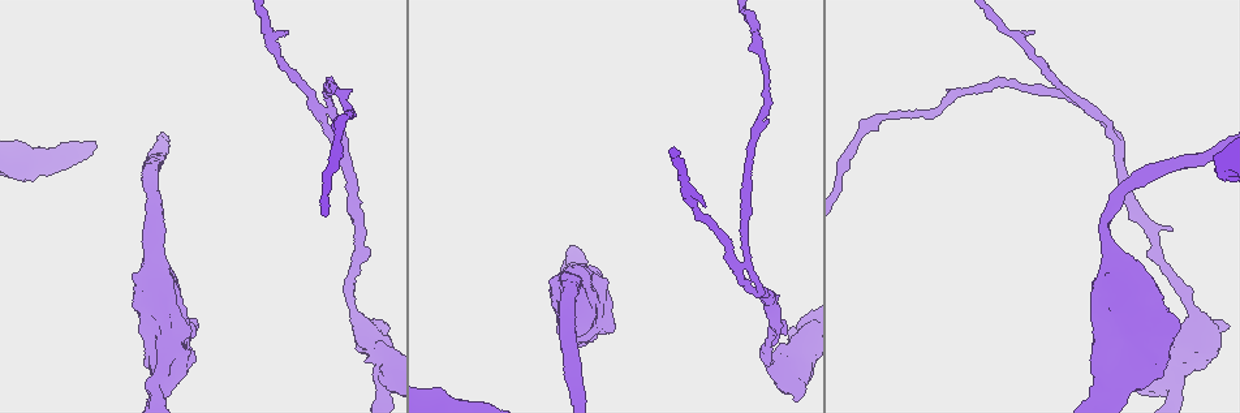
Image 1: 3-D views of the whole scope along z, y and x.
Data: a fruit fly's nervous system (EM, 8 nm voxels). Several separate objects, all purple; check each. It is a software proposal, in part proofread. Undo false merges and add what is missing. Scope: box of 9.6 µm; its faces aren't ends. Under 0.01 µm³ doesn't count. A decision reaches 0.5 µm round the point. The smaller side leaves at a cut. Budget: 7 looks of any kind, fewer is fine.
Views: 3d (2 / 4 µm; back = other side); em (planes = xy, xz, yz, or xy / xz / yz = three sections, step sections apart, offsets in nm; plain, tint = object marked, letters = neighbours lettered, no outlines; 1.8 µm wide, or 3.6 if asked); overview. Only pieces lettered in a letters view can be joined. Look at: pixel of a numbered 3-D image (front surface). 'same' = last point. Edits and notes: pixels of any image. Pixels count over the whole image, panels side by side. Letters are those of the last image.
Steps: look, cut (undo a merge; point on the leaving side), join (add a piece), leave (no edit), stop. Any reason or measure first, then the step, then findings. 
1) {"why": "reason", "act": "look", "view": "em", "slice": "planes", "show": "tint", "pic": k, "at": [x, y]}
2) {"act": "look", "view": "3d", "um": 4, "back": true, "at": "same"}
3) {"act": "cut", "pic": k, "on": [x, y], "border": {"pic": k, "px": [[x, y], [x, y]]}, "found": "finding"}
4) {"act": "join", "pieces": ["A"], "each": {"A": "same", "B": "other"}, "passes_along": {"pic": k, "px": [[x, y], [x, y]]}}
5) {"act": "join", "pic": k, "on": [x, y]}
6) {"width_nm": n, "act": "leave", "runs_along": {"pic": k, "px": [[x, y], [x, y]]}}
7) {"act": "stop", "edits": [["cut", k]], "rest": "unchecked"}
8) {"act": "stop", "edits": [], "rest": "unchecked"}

{"why": "sudden change in width", "act": "look", "view": "em", "um": 3.6, "slice": "planes", "show": "letters", "pic": 1, "at": [1133, 348]}

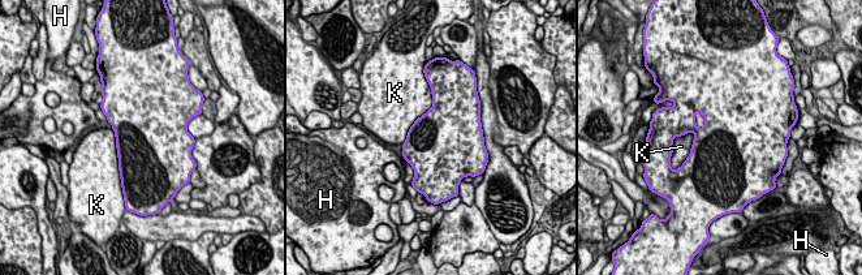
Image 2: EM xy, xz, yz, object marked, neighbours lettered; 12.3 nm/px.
{"width_nm": 850, "act": "leave", "each": {"H": "other", "K": "other"}, "border": {"pic": 2, "px": [[431, 91], [431, 106], [403, 145]]}, "found": "one neuron here"}

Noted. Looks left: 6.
{"why": "two arms at a narrow angle", "act": "look", "view": "em", "slice": "planes", "show": "tint", "pic": 1, "at": [741, 271]}

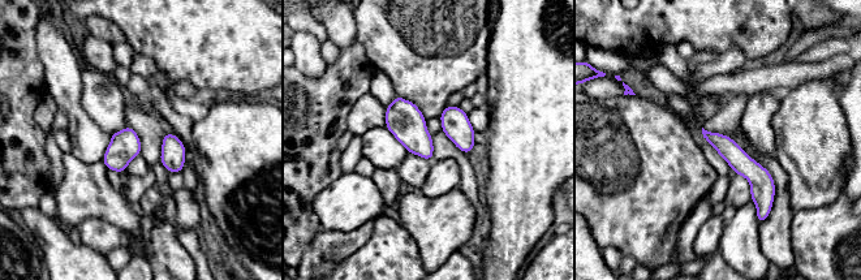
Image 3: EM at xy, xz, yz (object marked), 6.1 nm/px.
{"act": "look", "view": "em", "slice": "planes", "show": "letters", "at": "same"}

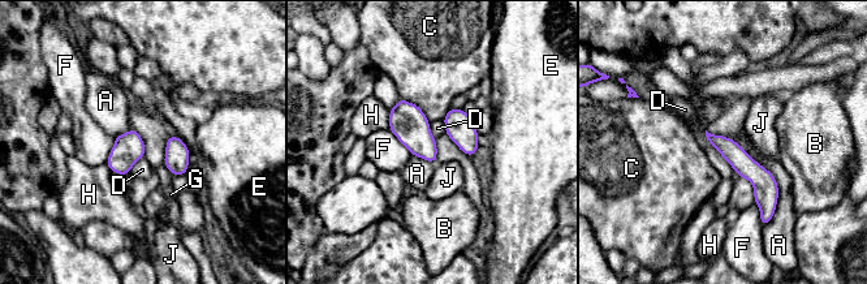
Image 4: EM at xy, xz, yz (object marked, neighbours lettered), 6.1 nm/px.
{"width_nm": 140, "act": "leave", "each": {"A": "other", "B": "other", "C": "other", "D": "other", "E": "other", "F": "other", "G": "other", "H": "other", "J": "other"}, "runs_along": {"pic": 4, "px": [[710, 137], [764, 185], [764, 212]]}, "found": "all the same neuron"}

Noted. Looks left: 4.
{"why": "free end", "act": "look", "view": "em", "slice": "yz", "step": 8, "show": "tint", "pic": 1, "at": [705, 206]}

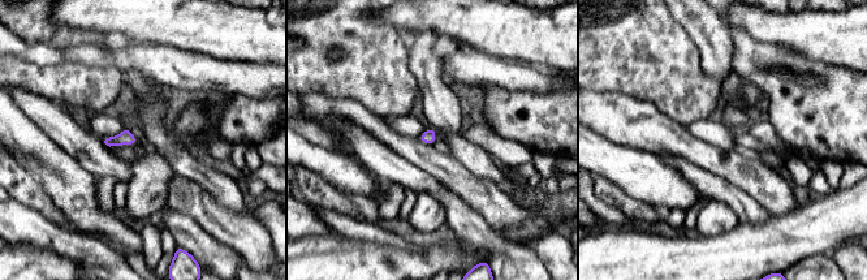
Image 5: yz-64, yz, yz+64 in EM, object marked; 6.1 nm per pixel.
{"why": "cut it another way", "act": "look", "view": "em", "slice": "planes", "show": "letters", "at": "same"}

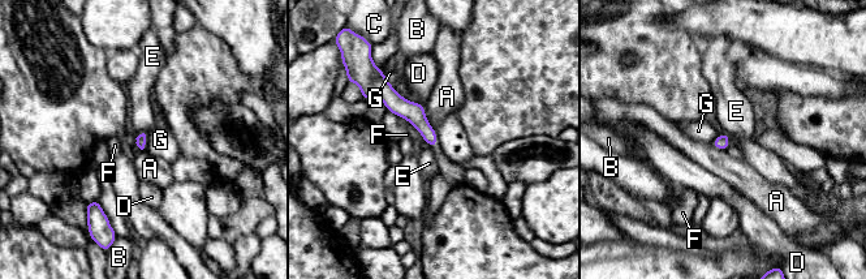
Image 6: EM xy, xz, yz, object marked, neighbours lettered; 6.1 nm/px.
{"longest_contact_nm": ["G", 340], "act": "leave", "each": {"A": "other", "B": "other", "C": "other", "D": "other", "E": "other", "F": "other", "G": "other"}, "found": "no lettered piece goes on from it"}

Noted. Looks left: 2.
{"act": "stop", "edits": [], "rest": "unchecked"}

